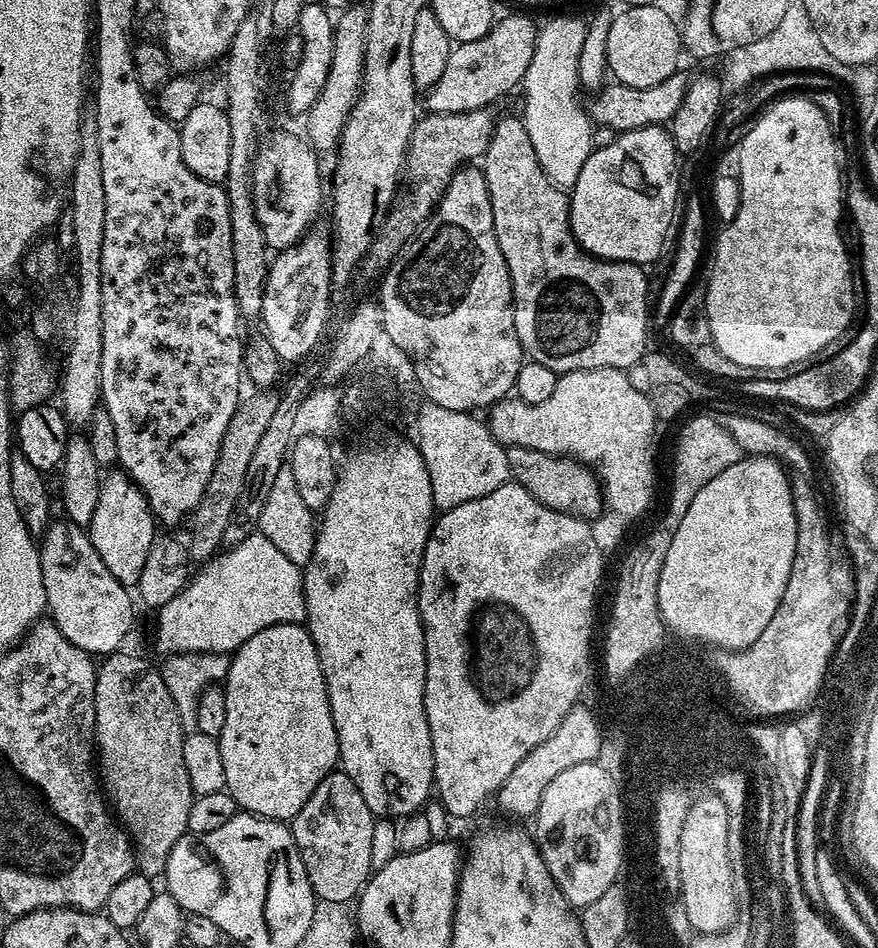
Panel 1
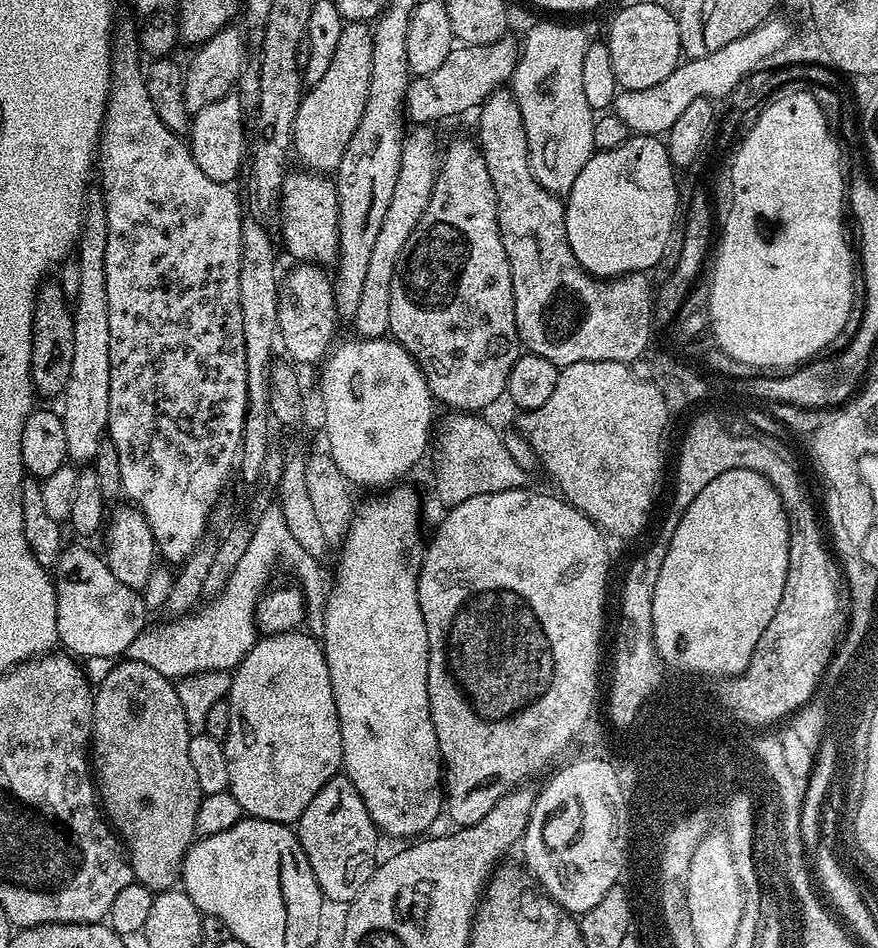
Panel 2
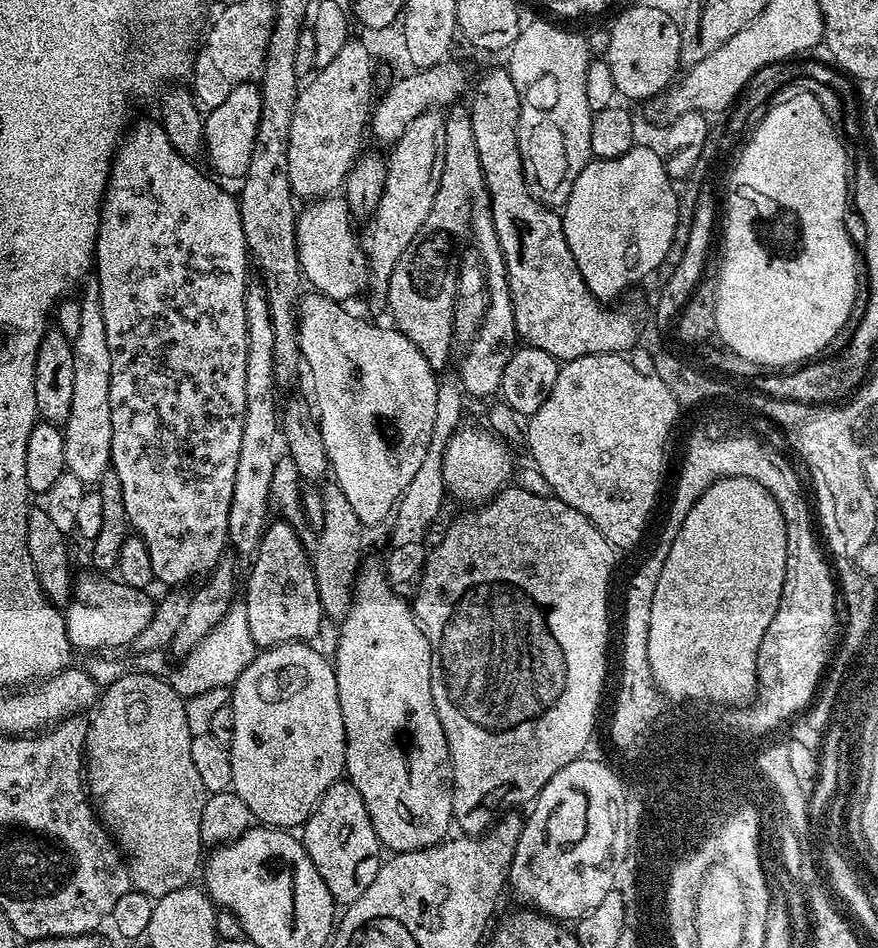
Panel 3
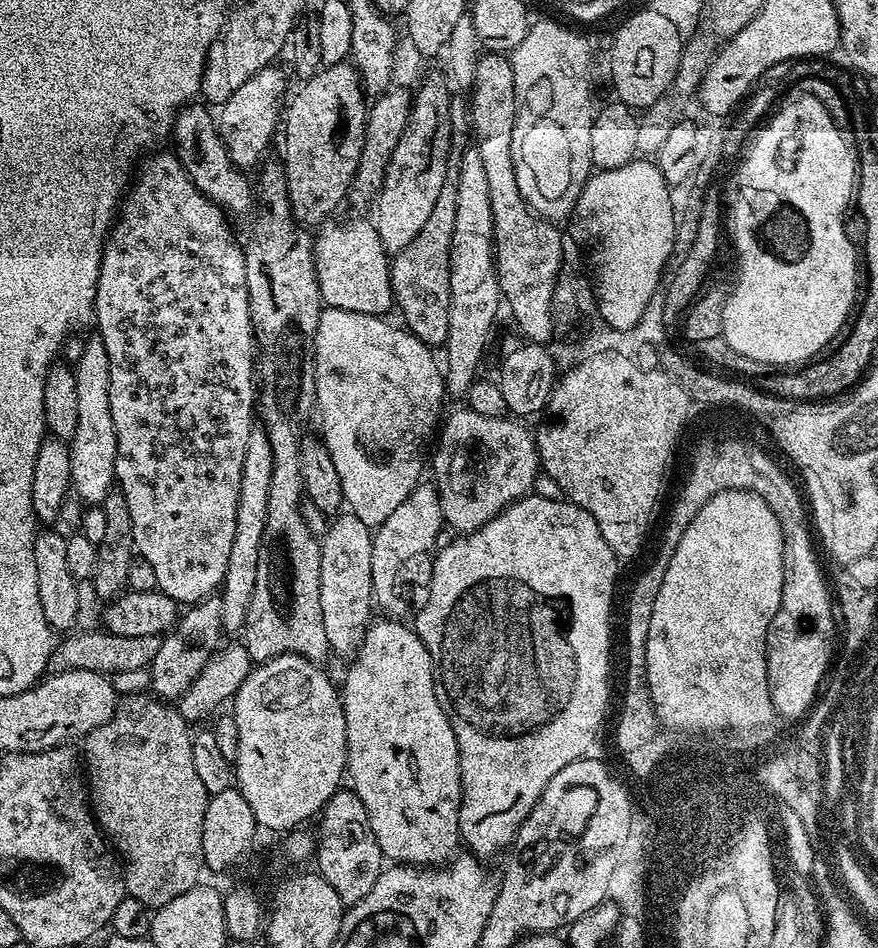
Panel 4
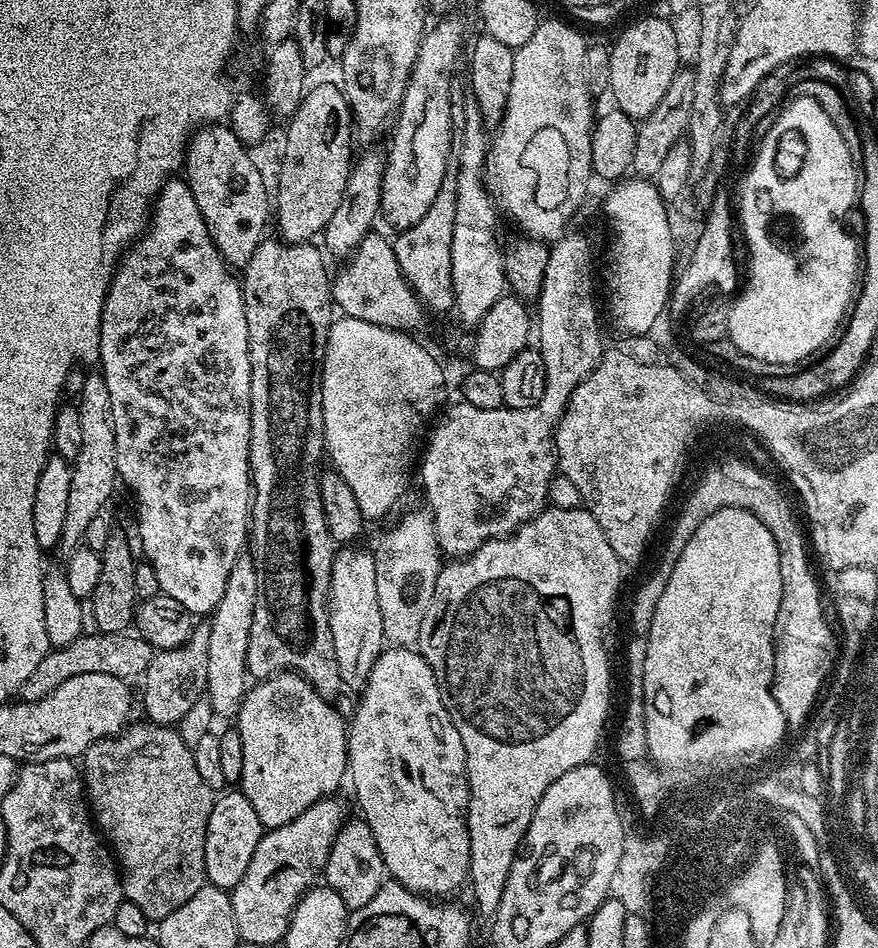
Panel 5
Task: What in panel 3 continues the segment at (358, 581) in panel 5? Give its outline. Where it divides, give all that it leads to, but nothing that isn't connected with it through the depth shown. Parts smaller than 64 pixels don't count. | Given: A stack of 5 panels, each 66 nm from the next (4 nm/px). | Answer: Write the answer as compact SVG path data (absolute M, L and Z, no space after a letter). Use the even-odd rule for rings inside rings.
M335 482L325 483L324 486L324 490L319 493L324 511L324 524L318 528L320 541L316 544L316 552L314 548L311 561L314 578L318 582L318 598L322 602L325 617L329 621L340 622L352 605L358 573L362 568L360 555L364 552L365 529L358 514L354 514L352 500L346 498L346 494L342 494L340 487Z

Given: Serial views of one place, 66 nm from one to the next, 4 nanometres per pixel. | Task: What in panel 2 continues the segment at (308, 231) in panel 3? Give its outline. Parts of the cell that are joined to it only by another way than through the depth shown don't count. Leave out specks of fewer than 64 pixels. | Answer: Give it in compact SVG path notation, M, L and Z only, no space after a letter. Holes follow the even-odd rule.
M311 170L289 171L284 177L284 186L280 191L280 236L284 239L284 248L296 259L296 262L315 262L328 266L336 259L340 250L338 242L338 196L335 183L327 175L317 174Z

